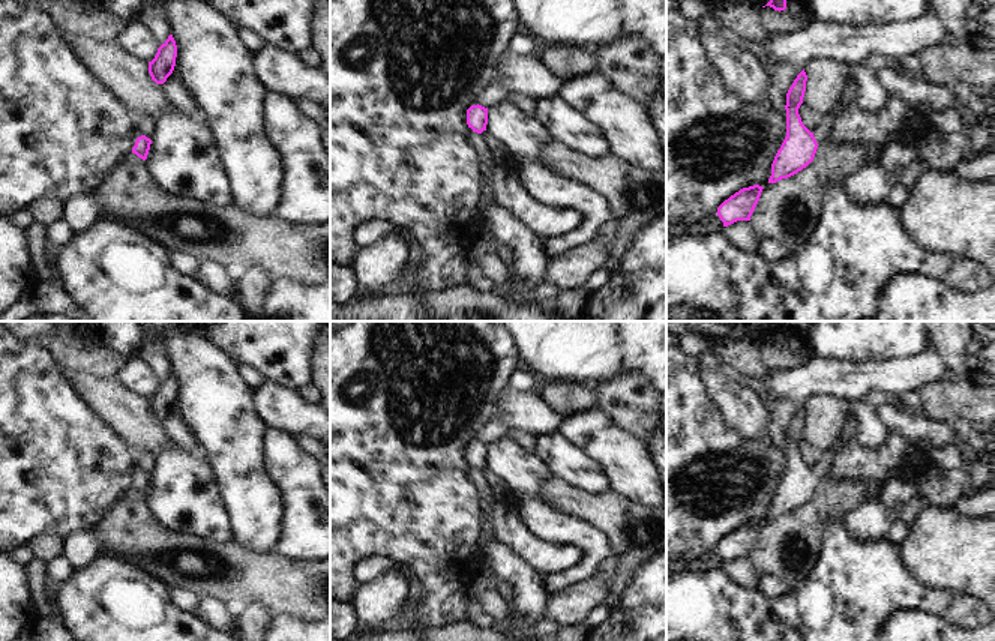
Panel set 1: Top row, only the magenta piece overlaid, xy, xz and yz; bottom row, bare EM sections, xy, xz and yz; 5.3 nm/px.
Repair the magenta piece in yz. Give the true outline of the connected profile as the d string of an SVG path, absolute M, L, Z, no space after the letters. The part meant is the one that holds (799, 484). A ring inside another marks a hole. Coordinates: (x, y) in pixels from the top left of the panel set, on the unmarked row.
M804 405L797 411L786 429L786 473L771 500L768 519L788 515L806 504L815 494L816 485L827 479L828 455L824 453L815 468L801 458L798 444L803 440L807 411Z

